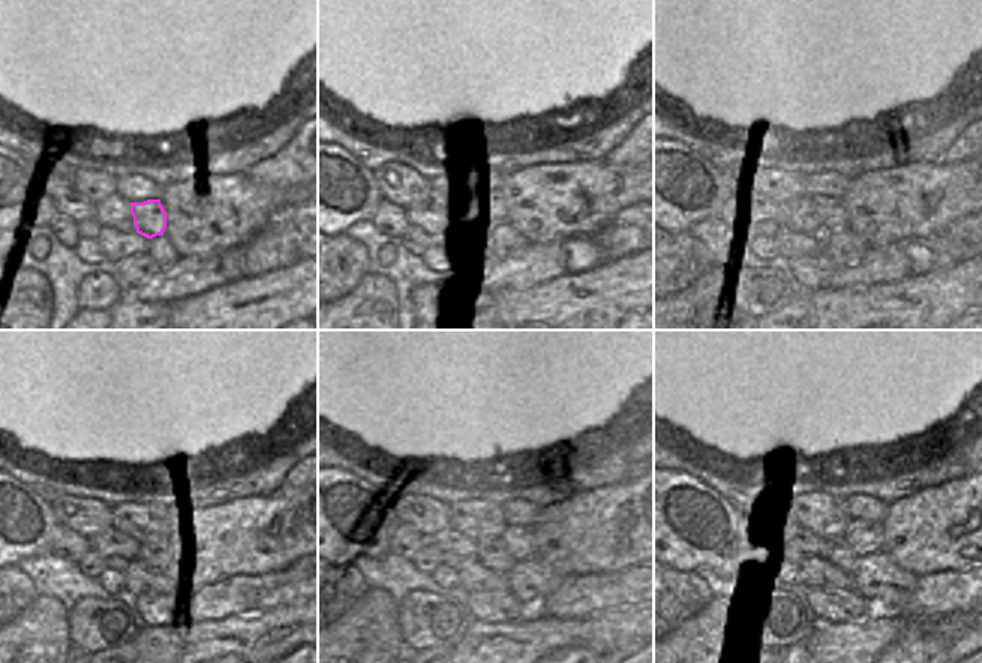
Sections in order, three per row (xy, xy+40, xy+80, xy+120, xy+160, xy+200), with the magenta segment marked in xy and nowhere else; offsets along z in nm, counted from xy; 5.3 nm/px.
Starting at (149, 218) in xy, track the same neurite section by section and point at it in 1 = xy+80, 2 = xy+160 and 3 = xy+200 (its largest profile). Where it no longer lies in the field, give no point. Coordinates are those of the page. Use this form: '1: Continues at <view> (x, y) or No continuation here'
1: Continues at xy+80 (831, 212)
2: Continues at xy+160 (517, 540)
3: Continues at xy+200 (867, 539)

